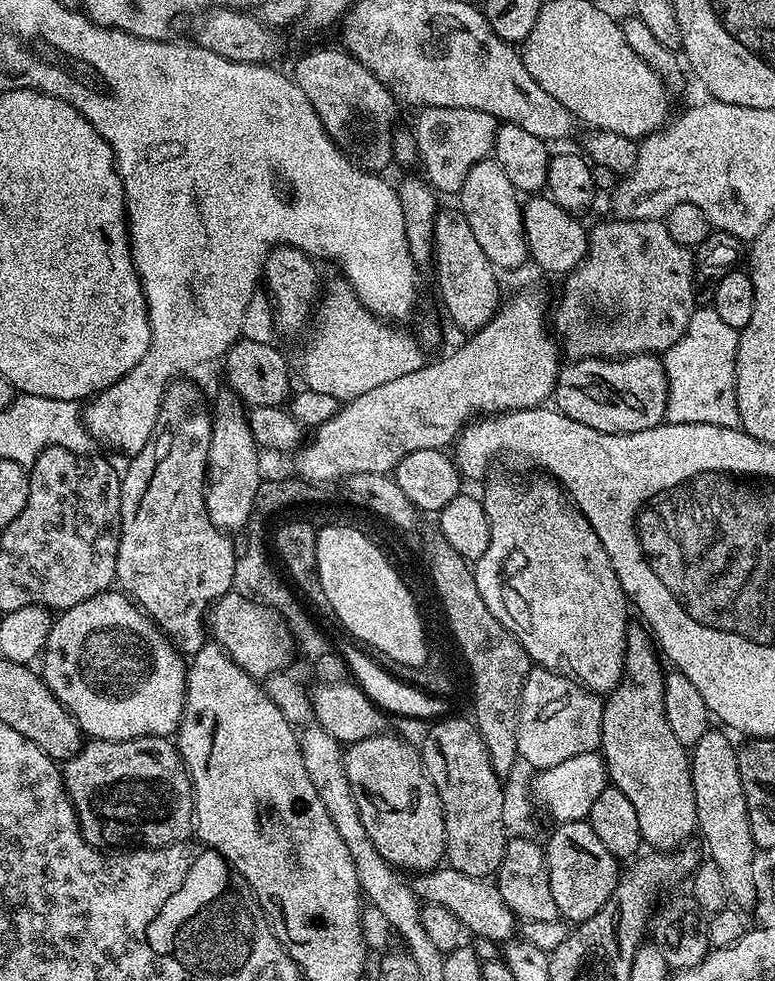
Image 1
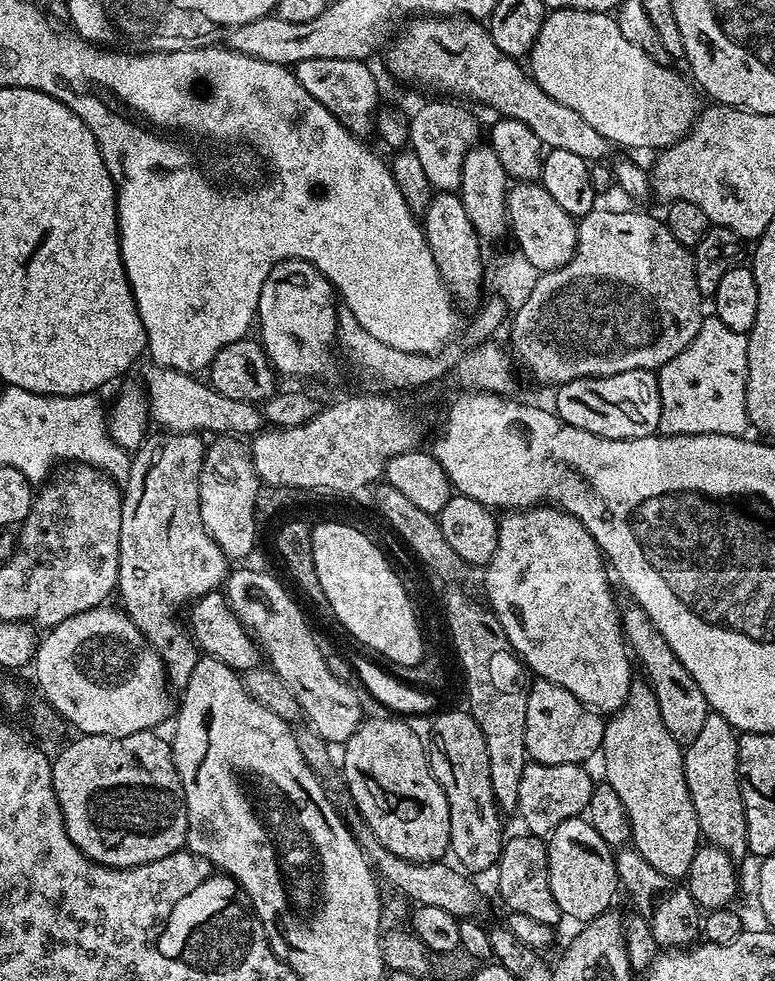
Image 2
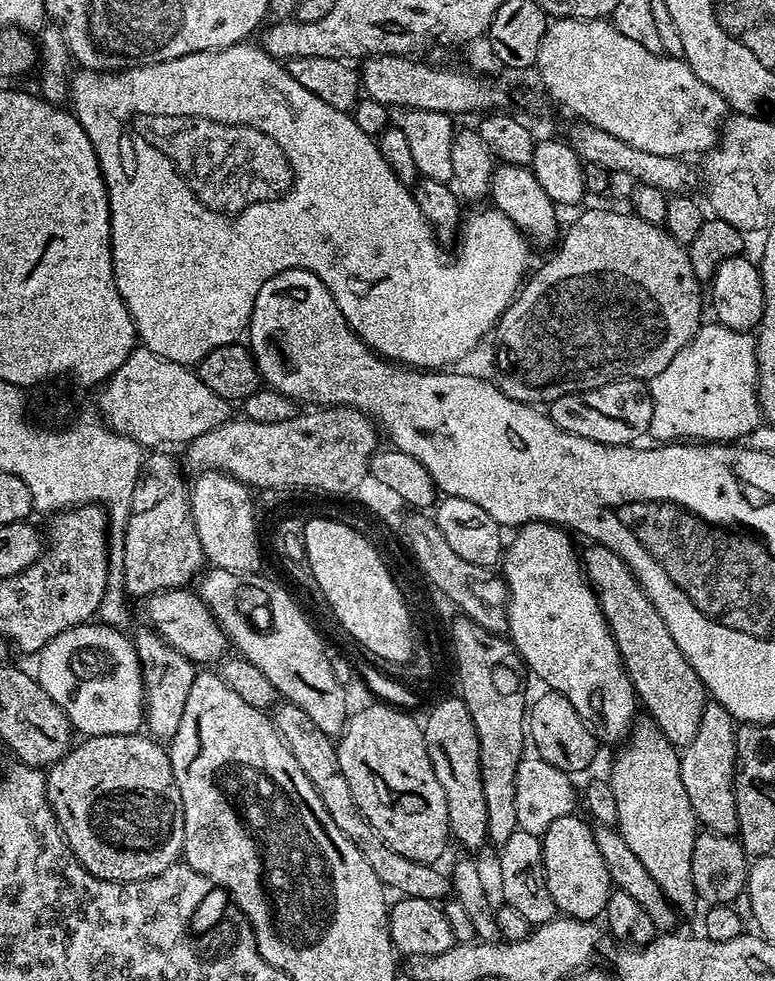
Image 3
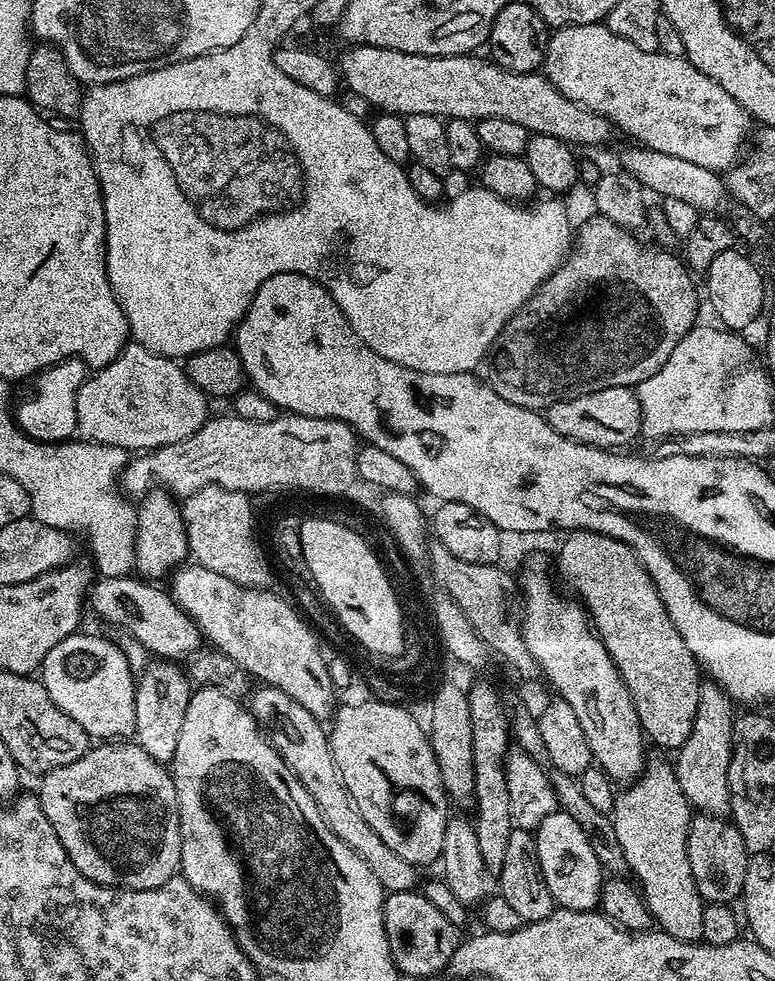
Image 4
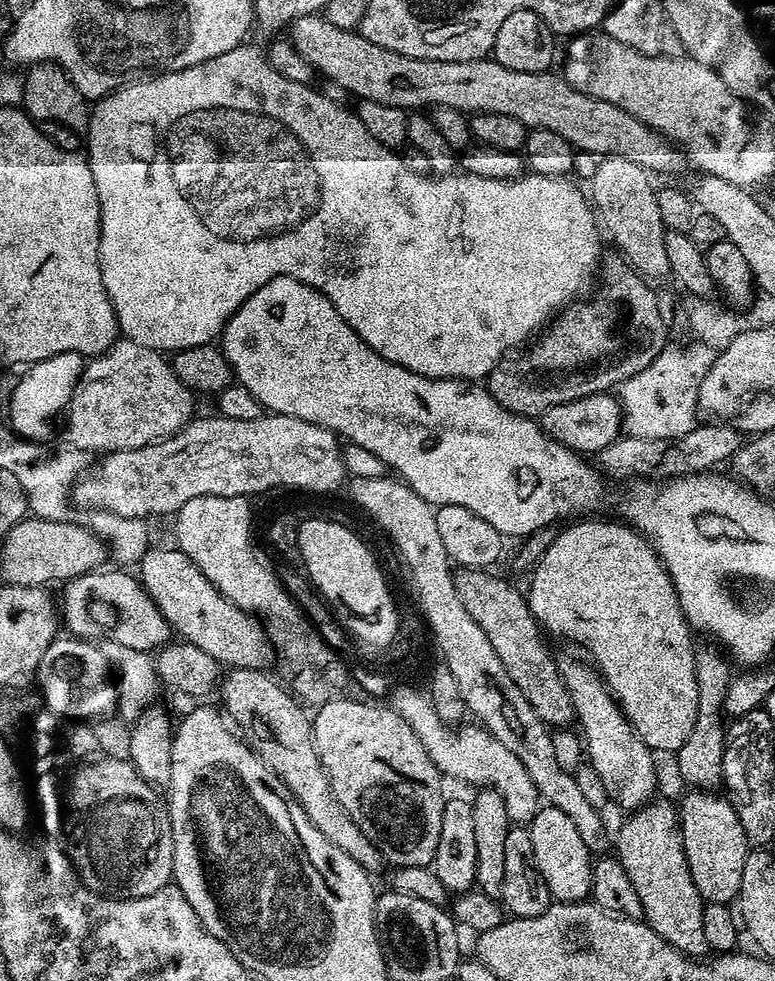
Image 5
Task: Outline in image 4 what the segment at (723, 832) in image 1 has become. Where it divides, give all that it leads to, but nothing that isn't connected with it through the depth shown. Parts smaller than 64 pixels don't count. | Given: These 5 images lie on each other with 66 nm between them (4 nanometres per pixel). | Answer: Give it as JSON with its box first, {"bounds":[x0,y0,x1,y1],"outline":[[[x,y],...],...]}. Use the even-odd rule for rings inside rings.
{"bounds":[674,678,734,817],"outline":[[[711,678],[700,681],[698,690],[698,714],[694,718],[694,730],[690,738],[675,753],[674,767],[682,794],[697,813],[706,816],[727,817],[730,806],[730,758],[732,757],[732,722],[734,701],[728,691]]]}

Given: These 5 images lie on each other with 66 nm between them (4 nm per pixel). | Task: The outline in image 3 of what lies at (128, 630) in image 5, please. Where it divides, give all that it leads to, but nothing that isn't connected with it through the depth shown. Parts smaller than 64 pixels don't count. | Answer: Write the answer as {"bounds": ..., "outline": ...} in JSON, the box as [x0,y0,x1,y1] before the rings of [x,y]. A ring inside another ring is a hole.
{"bounds":[143,588,229,666],"outline":[[[169,588],[166,592],[153,592],[143,601],[147,627],[157,632],[178,654],[185,656],[197,666],[212,666],[229,655],[228,635],[214,618],[207,604],[195,591],[183,588]]]}

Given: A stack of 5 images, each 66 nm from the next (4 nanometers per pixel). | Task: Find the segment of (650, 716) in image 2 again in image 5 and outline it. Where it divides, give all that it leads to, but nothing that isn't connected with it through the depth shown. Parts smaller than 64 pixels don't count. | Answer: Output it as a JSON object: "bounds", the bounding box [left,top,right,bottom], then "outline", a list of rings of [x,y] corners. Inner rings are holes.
{"bounds":[614,799,710,958],"outline":[[[653,799],[642,808],[627,817],[628,821],[620,828],[620,833],[614,836],[614,855],[620,865],[630,874],[630,882],[634,882],[634,890],[638,899],[642,901],[642,917],[674,950],[678,950],[689,958],[704,958],[710,949],[706,942],[706,930],[702,927],[702,910],[705,901],[698,894],[698,886],[694,886],[694,878],[690,878],[690,866],[686,862],[682,834],[678,827],[678,808],[668,800]]]}

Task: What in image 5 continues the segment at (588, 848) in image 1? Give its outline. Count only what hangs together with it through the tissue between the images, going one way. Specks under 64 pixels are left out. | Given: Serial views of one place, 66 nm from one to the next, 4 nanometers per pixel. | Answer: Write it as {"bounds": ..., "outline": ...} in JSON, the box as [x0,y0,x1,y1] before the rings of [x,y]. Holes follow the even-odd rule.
{"bounds":[527,806,594,904],"outline":[[[544,806],[537,811],[527,829],[530,843],[534,845],[534,858],[538,862],[538,870],[553,901],[566,904],[587,901],[592,891],[594,856],[589,852],[586,842],[582,842],[574,822],[570,822],[570,817],[562,814],[562,810]]]}

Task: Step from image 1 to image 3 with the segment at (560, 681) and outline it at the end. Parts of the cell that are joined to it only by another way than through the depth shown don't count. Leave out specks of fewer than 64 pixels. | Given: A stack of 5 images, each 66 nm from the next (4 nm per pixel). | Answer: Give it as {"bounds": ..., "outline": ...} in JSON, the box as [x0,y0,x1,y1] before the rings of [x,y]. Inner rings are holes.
{"bounds":[526,690,598,774],"outline":[[[548,690],[543,693],[536,701],[531,701],[530,711],[526,716],[526,732],[530,737],[535,753],[541,760],[550,762],[556,769],[561,769],[569,774],[584,771],[596,756],[598,741],[596,733],[580,717],[578,710],[570,706],[570,702],[562,694]]]}

